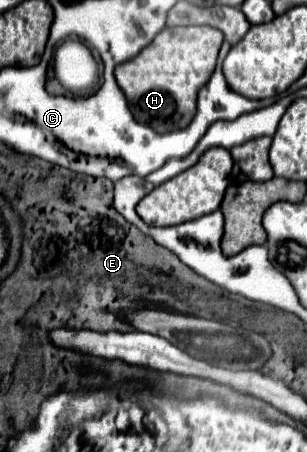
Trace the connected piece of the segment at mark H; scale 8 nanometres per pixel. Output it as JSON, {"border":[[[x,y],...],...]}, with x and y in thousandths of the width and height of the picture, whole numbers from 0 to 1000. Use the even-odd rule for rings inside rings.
{"border":[[[541,60],[436,131],[371,157],[443,268],[515,294],[599,285],[638,254],[645,197],[684,175],[730,82],[697,60]]]}

